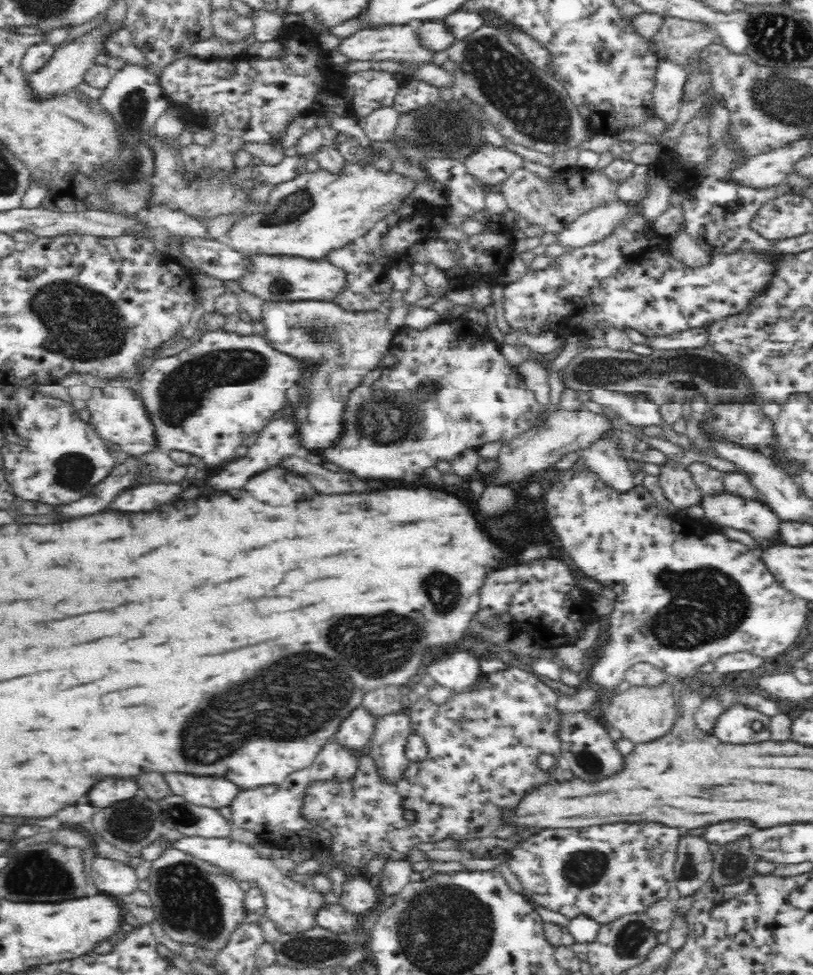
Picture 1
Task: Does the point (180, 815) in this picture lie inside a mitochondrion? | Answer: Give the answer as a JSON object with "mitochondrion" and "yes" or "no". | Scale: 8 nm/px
{"mitochondrion":"yes"}

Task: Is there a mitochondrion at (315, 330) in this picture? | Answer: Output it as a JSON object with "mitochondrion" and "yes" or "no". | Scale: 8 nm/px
{"mitochondrion":"yes"}

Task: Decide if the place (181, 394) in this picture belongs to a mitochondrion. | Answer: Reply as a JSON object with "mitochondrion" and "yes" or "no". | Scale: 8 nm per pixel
{"mitochondrion":"yes"}

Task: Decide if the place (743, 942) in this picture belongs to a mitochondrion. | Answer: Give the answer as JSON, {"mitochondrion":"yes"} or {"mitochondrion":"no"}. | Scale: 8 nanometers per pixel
{"mitochondrion":"no"}

